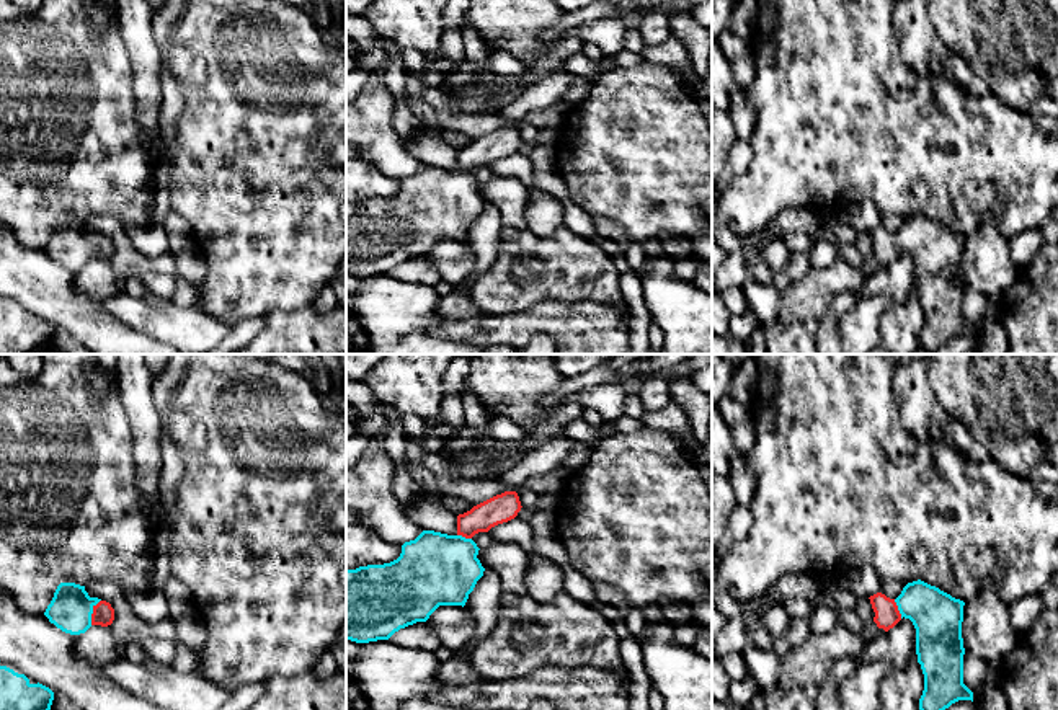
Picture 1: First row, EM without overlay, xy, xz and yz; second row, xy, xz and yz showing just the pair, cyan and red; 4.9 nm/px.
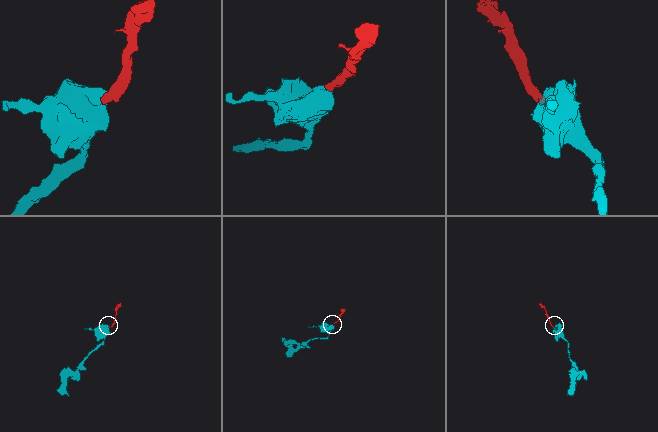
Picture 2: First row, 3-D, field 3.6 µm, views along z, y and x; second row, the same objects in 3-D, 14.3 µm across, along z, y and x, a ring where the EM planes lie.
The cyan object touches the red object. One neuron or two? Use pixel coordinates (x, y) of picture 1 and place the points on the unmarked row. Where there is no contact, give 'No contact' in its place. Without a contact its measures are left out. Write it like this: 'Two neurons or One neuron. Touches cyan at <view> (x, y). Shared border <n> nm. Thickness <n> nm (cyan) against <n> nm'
One neuron. Touches cyan at xy (92, 247). Shared border 140 nm. Thickness 220 nm (cyan) against 110 nm

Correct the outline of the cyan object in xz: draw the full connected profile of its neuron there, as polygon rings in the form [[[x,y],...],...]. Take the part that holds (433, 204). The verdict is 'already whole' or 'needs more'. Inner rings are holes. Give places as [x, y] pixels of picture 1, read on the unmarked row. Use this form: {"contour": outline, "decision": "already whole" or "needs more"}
{"contour": [[[505,126],[459,149],[456,170],[423,165],[415,175],[402,180],[397,194],[346,204],[346,274],[389,274],[400,263],[426,256],[439,240],[464,242],[485,206],[477,193],[480,183],[472,171],[514,153],[521,142],[518,127]]], "decision": "needs more"}

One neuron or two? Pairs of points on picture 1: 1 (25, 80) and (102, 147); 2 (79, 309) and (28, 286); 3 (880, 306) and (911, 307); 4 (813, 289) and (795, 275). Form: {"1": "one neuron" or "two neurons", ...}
{"1": "one neuron", "2": "one neuron", "3": "two neurons", "4": "two neurons"}

